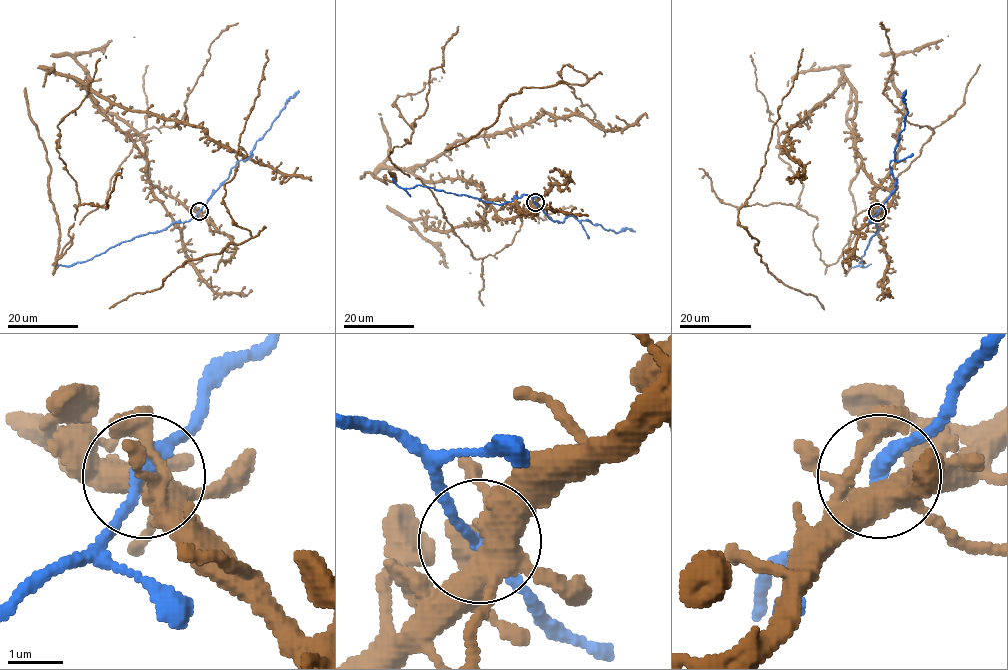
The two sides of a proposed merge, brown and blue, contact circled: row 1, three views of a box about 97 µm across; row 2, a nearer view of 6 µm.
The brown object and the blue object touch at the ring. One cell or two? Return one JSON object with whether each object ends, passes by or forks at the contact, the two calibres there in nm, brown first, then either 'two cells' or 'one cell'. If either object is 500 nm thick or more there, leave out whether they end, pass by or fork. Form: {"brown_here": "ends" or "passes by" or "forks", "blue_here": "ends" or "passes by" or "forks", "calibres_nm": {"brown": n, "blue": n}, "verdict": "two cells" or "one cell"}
{"brown_here": "forks", "blue_here": "passes by", "calibres_nm": {"brown": 440, "blue": 220}, "verdict": "one cell"}

